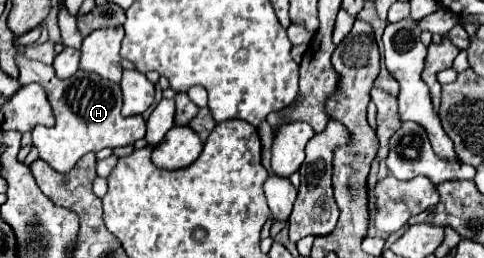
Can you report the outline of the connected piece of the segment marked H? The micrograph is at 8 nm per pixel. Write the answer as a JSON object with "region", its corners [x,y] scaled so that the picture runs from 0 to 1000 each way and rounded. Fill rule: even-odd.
{"region":[[[41,213],[33,221],[33,244],[41,260],[37,322],[45,333],[58,322],[83,322],[107,407],[116,484],[107,500],[70,492],[66,547],[70,547],[70,570],[83,585],[83,616],[103,632],[120,671],[140,671],[161,632],[161,616],[186,585],[202,593],[215,570],[240,578],[256,562],[277,562],[277,547],[298,531],[302,477],[293,446],[252,453],[248,438],[252,360],[240,322],[211,306],[198,283],[178,283],[178,275],[169,275],[169,291],[157,283],[140,306],[120,306],[107,260],[79,236],[45,229]]]}

